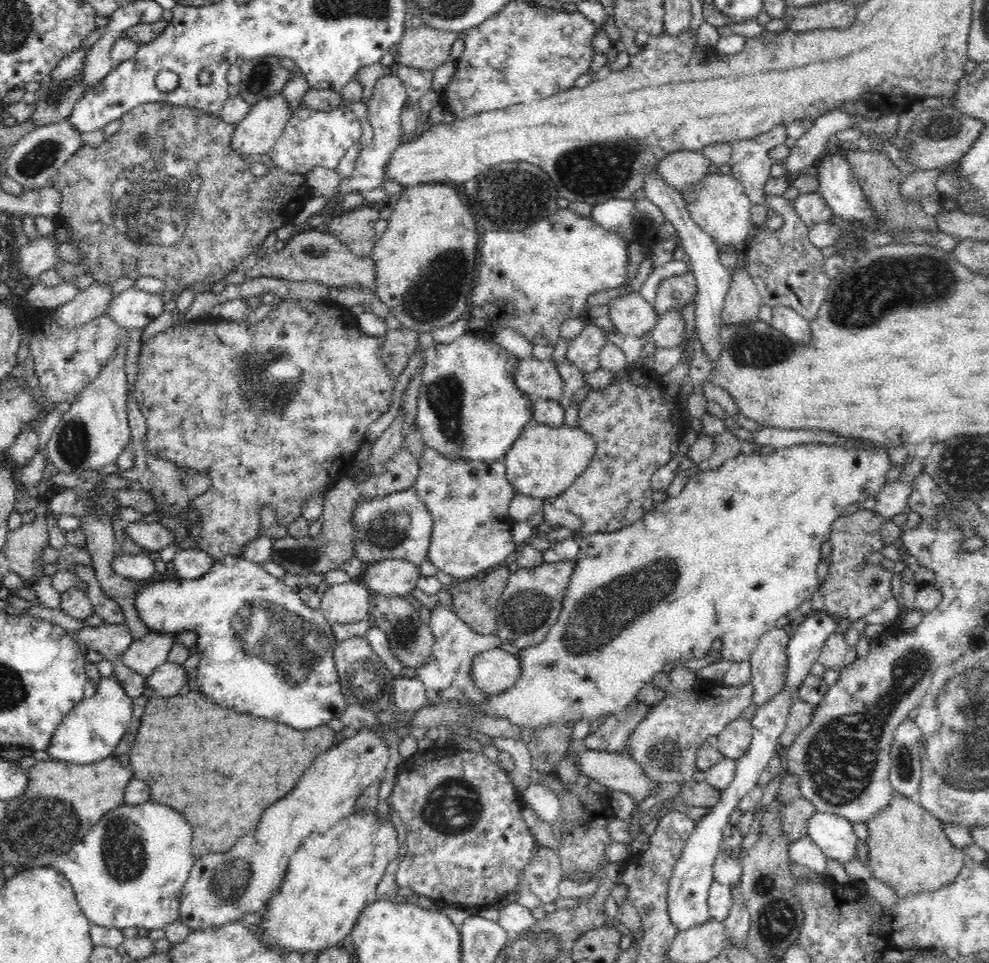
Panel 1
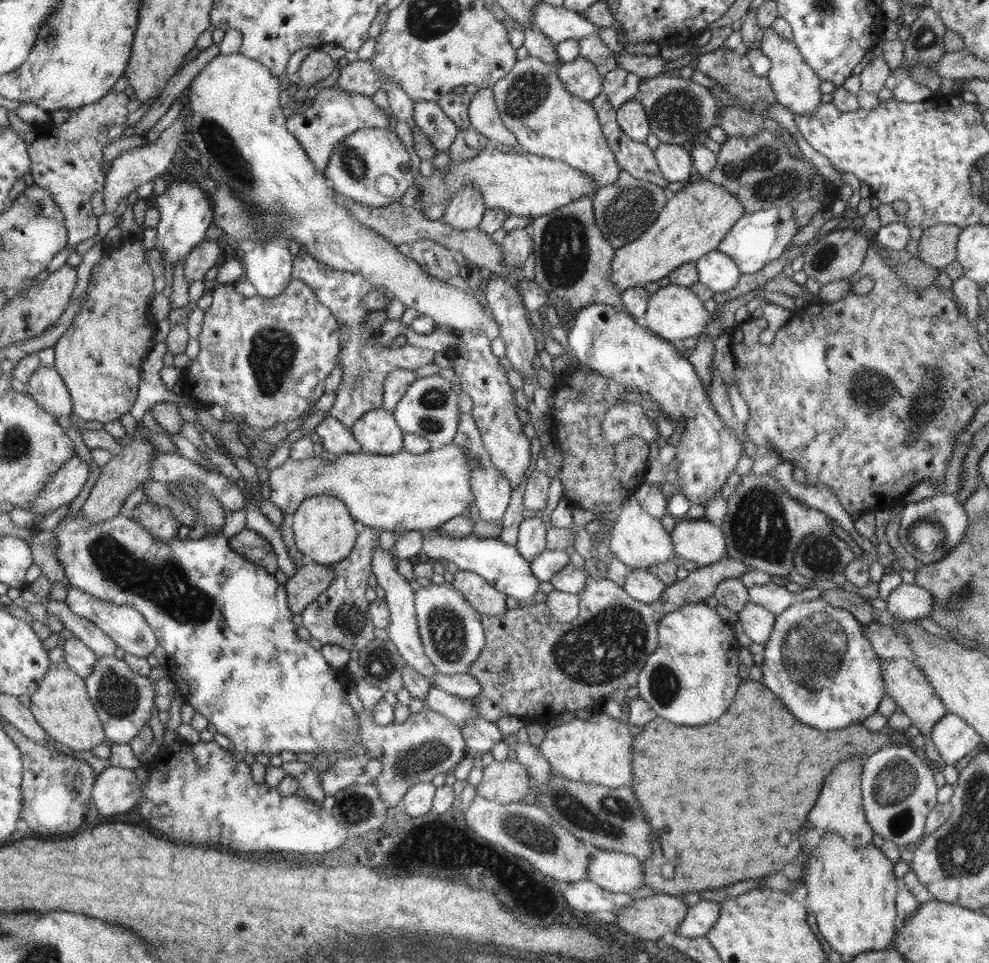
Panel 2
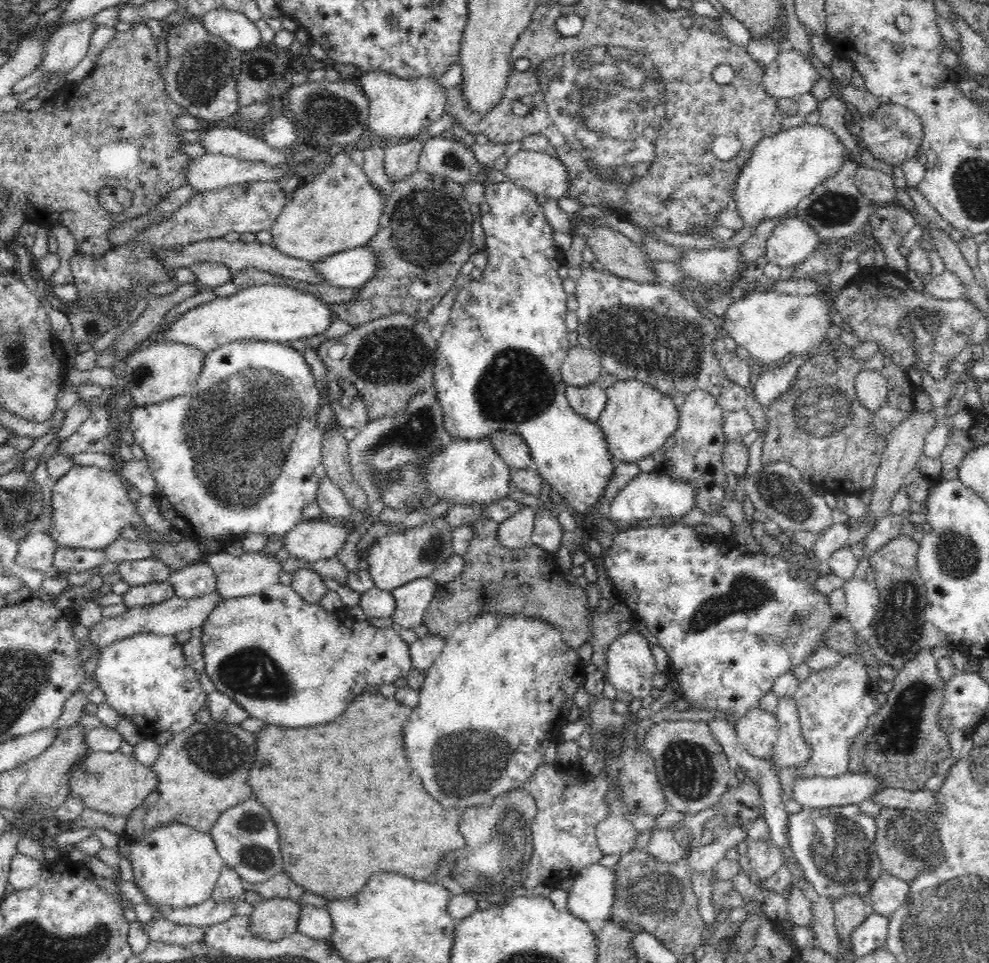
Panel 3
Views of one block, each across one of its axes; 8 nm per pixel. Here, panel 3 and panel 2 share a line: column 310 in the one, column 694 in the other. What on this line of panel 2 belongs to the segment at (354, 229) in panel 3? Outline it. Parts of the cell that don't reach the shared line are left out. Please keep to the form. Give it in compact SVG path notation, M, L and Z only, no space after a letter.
M707 175L702 176L702 180L686 182L681 190L669 194L657 219L642 235L615 249L609 281L620 294L627 288L656 282L675 268L717 250L719 242L744 214L740 201L723 186L714 184Z

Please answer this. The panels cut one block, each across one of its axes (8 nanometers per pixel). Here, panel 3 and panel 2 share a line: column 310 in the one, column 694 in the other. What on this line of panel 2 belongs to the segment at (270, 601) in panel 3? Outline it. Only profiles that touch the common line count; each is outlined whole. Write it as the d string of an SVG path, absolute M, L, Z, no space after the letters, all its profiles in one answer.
M706 601L688 603L680 610L666 613L657 626L658 646L648 657L640 671L637 687L639 697L652 707L657 716L670 720L678 726L700 726L712 720L718 720L726 708L734 702L734 696L743 679L738 675L738 643L734 626L722 620L715 608L710 608Z

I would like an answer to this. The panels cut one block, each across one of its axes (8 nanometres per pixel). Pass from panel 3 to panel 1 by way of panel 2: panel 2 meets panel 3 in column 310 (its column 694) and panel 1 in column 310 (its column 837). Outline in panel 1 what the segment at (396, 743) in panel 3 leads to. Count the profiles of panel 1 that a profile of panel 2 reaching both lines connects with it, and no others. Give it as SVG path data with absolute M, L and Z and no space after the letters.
M190 691L183 696L152 698L145 704L138 734L128 752L129 768L136 778L150 784L152 802L176 808L192 824L192 853L197 859L204 854L229 852L240 836L252 834L260 824L264 810L284 798L314 758L330 750L340 738L340 734L327 724L314 730L294 730L280 722L228 710L202 692Z

